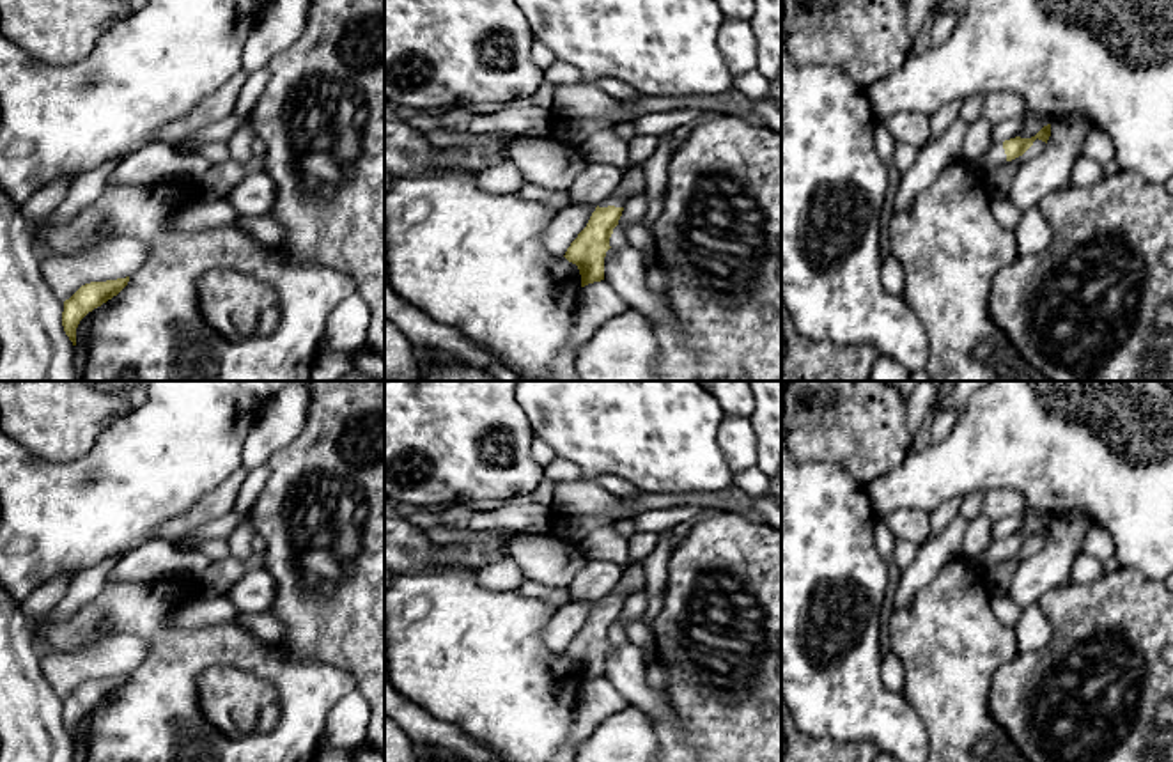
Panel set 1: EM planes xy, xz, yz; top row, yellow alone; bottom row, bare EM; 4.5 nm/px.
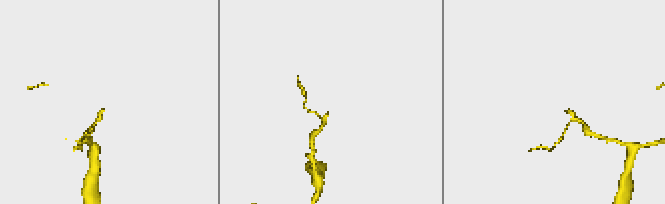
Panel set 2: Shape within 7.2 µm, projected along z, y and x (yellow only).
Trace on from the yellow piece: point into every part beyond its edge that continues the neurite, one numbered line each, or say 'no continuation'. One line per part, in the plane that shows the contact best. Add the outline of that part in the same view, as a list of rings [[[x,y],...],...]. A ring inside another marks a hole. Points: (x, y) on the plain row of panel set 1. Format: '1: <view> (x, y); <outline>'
1: xz (633, 578); [[[627,562],[622,565],[622,578],[618,585],[604,595],[599,604],[624,604],[625,599],[645,587],[645,572],[643,572],[643,562]]]

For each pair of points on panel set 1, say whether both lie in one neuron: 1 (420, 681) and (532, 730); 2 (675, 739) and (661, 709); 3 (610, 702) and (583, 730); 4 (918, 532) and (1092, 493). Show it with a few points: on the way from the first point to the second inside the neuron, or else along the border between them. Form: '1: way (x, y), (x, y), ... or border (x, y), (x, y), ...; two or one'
1: way (449, 681), (482, 681), (504, 702); one
2: border (663, 692), (675, 718), (652, 722); two
3: way (603, 706), (585, 723); one
4: border (929, 513), (897, 507), (888, 516); two

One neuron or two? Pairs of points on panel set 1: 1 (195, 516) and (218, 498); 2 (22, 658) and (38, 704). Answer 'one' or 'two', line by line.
1: one
2: one

